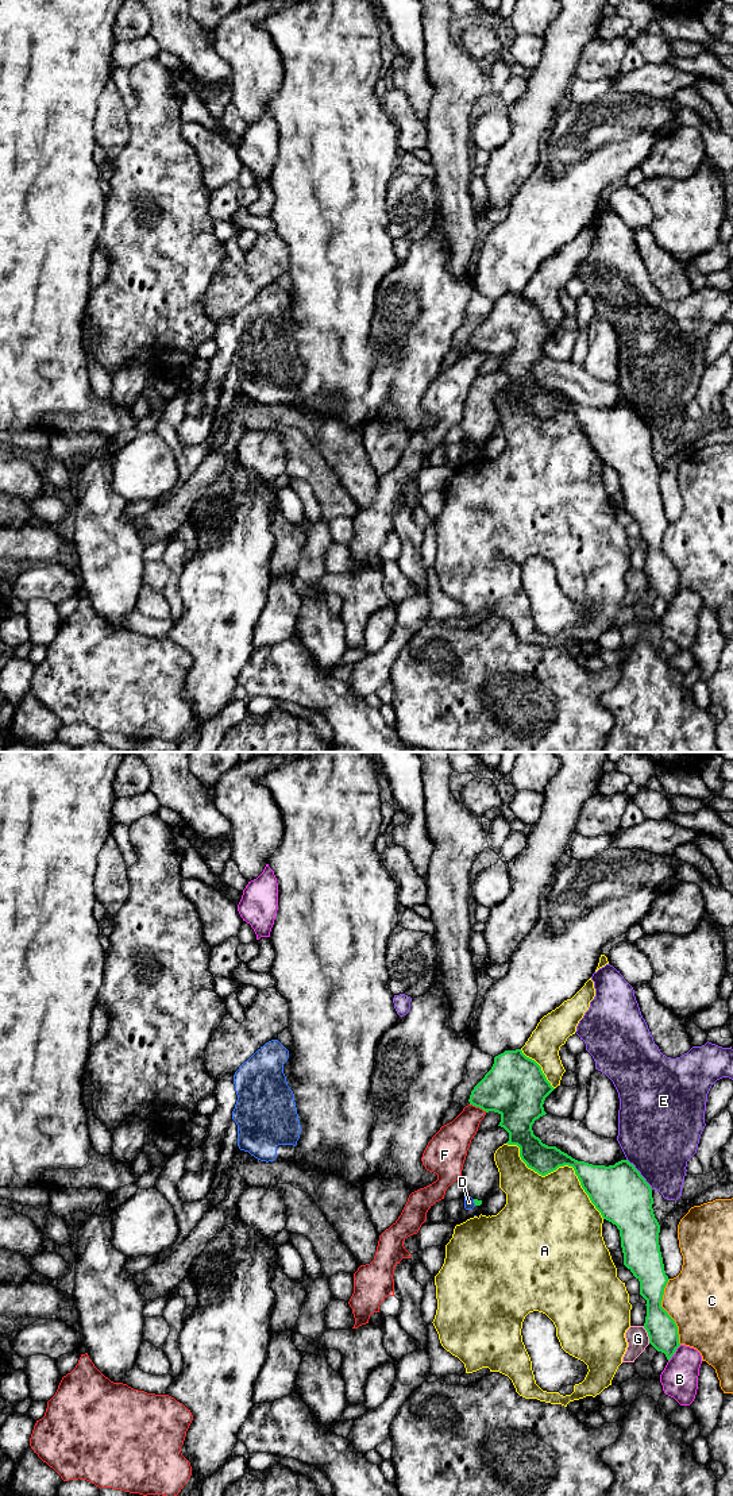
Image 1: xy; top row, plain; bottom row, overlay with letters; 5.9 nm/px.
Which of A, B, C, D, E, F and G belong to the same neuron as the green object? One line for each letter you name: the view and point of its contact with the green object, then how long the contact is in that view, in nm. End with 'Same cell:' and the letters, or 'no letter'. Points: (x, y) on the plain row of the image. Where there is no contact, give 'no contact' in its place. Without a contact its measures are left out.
Same cell: no letter

